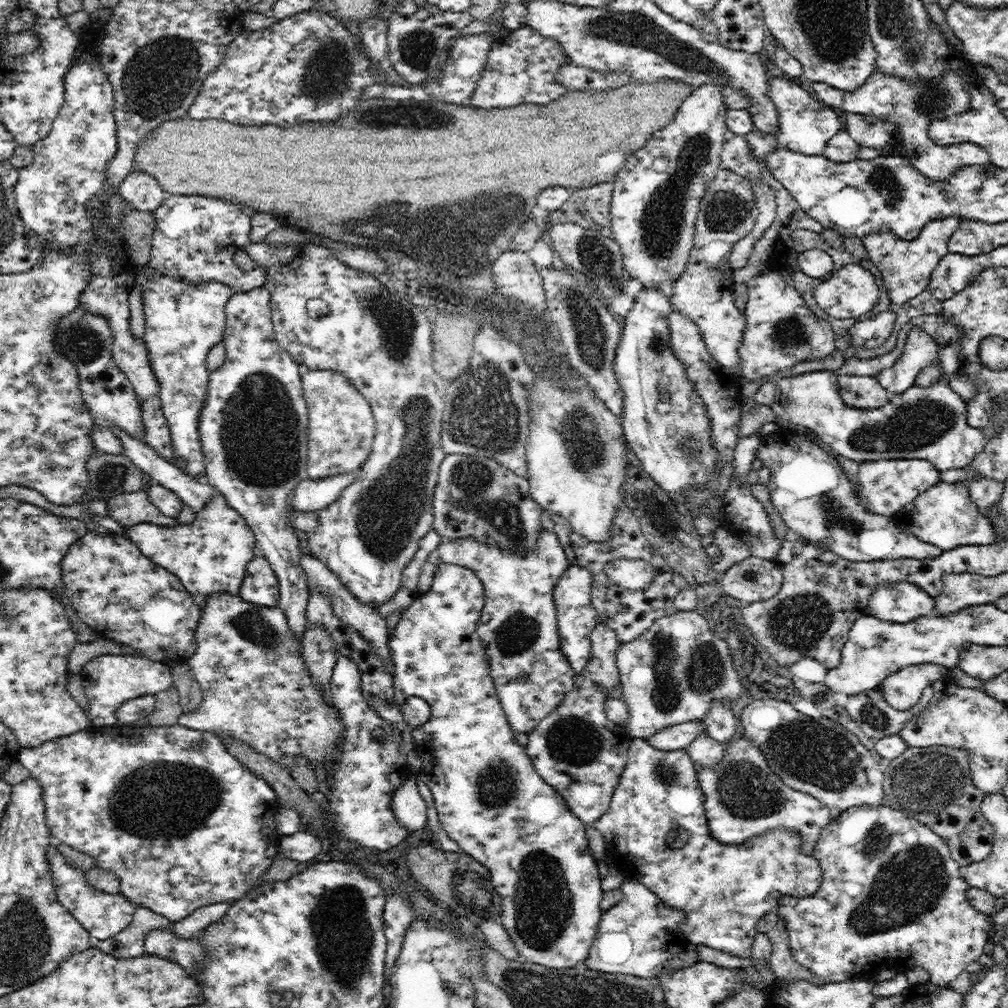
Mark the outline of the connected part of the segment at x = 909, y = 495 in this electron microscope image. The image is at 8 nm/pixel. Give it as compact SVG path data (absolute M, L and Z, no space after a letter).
M880 459L859 464L857 480L859 485L855 488L855 495L860 506L874 514L891 516L906 503L911 503L921 492L938 484L940 471L929 460Z

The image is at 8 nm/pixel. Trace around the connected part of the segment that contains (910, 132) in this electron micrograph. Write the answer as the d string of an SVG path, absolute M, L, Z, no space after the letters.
M946 70L934 81L915 81L906 83L899 76L890 76L881 72L872 73L866 82L855 91L843 94L842 108L848 113L861 116L874 115L892 121L898 129L905 147L904 156L909 158L913 167L932 180L947 180L949 175L958 172L964 166L989 163L989 154L984 148L972 142L957 145L938 145L930 138L928 126L934 119L945 119L963 113L968 106L970 95L966 86L976 80L973 70Z

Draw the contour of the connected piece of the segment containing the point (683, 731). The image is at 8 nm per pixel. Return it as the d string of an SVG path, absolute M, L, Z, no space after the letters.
M688 721L661 728L645 740L658 750L680 750L685 749L702 731L706 731L703 722Z

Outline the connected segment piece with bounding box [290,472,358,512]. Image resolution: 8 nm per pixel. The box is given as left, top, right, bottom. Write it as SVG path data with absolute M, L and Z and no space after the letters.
M356 473L327 476L323 479L304 479L296 484L290 505L304 512L320 511L336 502L340 494L357 478Z

